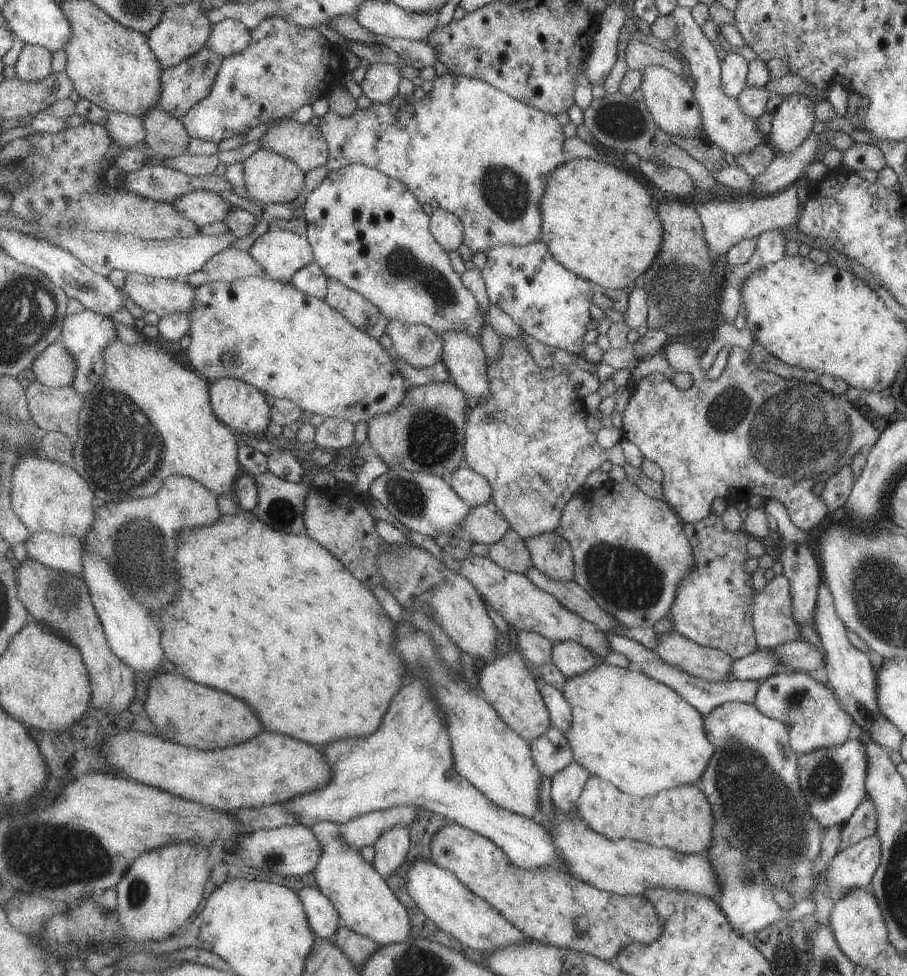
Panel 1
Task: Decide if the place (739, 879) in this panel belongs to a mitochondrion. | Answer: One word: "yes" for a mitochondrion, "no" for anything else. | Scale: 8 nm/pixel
yes

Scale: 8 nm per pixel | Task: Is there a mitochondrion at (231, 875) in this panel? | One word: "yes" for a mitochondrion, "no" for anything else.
no

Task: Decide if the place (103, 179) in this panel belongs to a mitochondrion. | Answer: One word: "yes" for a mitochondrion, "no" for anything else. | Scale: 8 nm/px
no

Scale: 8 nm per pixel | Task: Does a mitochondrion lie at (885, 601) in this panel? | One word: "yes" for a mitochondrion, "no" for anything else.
yes

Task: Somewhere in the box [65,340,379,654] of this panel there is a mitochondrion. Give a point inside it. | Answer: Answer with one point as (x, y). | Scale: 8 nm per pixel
(119, 416)

